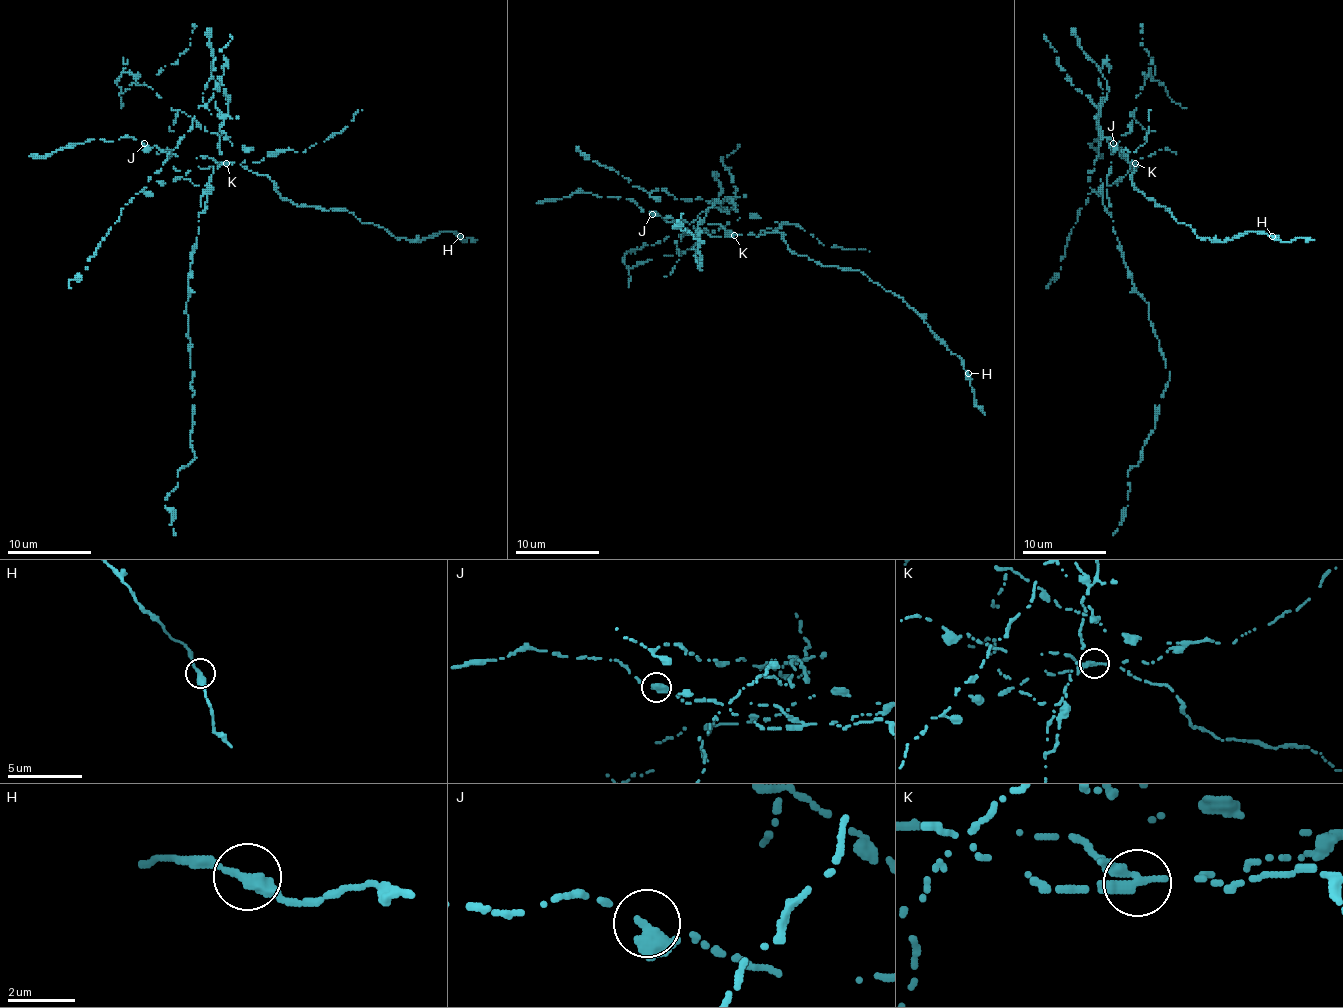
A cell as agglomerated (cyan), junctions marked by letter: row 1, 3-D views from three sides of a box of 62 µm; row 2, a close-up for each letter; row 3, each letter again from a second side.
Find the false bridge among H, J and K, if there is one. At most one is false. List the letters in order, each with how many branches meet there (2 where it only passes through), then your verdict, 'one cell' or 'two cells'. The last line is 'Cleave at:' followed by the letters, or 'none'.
H: 2 | one cell
J: 1 | one cell
K: 1 | two cells
Cleave at: K

